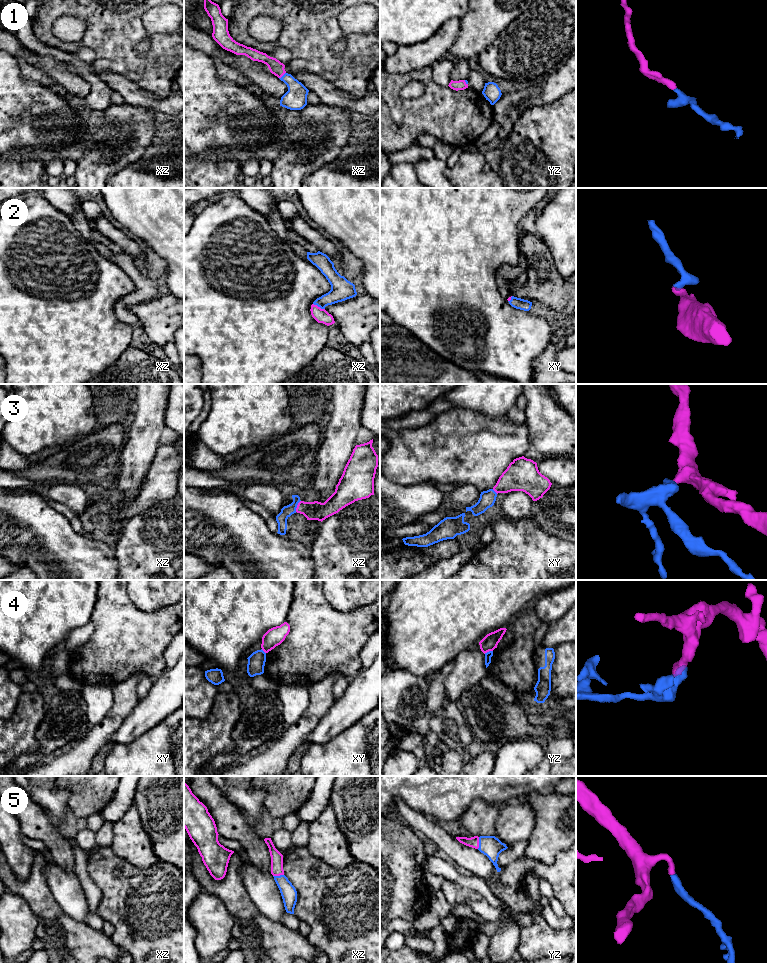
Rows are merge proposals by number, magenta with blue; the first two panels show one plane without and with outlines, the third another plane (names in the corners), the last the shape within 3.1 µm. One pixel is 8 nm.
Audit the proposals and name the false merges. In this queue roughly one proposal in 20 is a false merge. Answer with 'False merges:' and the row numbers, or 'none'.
False merges: 4

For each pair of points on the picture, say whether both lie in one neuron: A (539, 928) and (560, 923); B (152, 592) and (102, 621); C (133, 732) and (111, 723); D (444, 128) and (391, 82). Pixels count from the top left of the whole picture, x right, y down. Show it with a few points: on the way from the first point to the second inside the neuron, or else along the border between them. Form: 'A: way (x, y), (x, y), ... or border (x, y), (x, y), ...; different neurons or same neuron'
A: border (541, 903), (542, 917), (552, 927), (565, 929); different neurons
B: border (125, 590), (137, 607), (144, 611), (155, 611); different neurons
C: border (134, 707), (107, 742); different neurons
D: way (428, 115), (412, 115), (395, 98); same neuron

